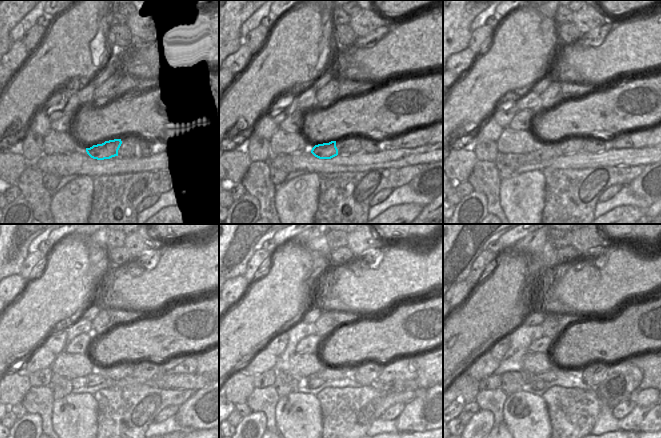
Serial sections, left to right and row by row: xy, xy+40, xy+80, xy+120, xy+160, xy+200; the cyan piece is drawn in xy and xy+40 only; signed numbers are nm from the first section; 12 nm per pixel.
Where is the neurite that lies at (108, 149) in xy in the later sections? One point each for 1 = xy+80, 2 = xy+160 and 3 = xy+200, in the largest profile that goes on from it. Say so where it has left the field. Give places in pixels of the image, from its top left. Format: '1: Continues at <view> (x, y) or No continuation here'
1: Continues at xy+80 (550, 151)
2: Continues at xy+160 (313, 382)
3: Continues at xy+200 (537, 385)

